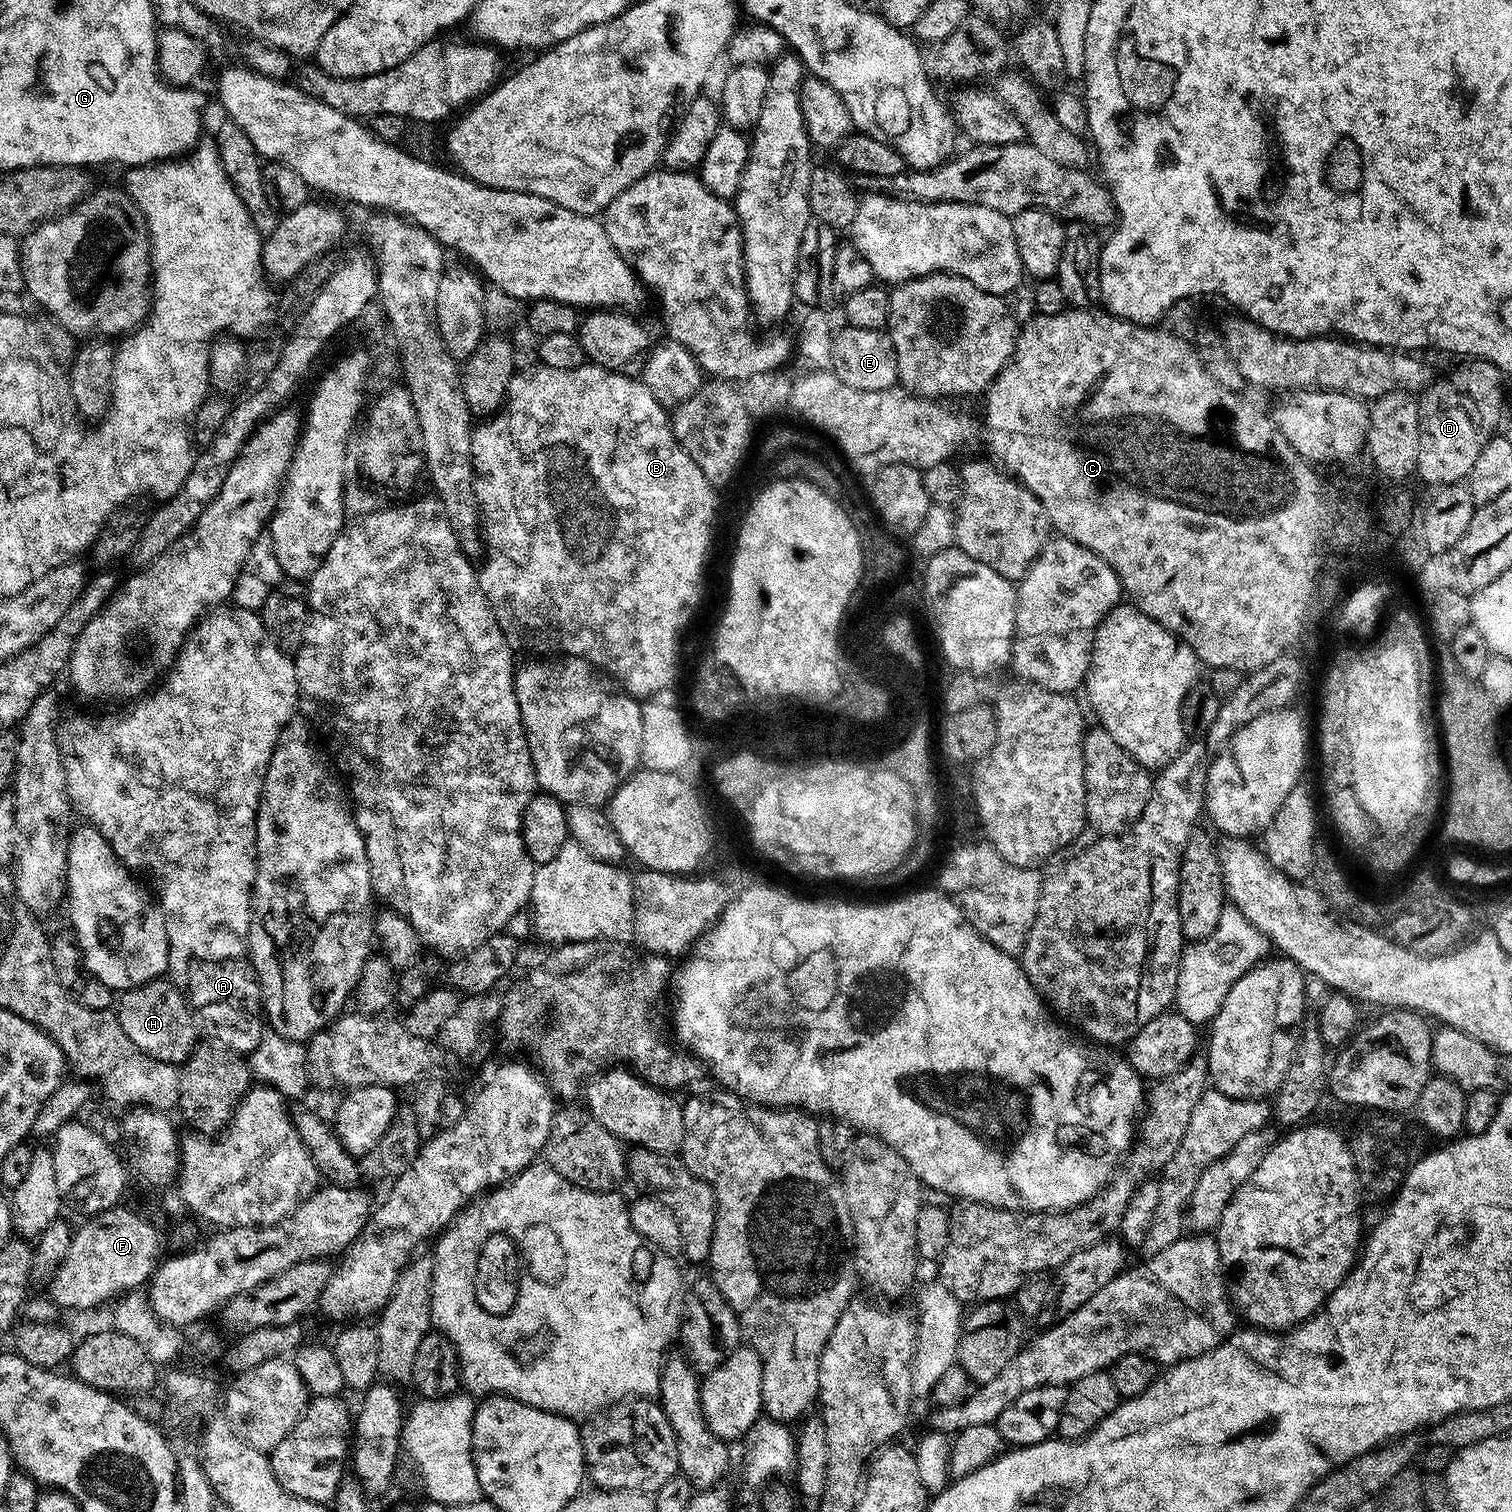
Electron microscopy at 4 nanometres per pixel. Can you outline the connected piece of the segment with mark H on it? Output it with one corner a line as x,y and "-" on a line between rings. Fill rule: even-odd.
161,978
123,989
114,1004
118,1022
122,1022
122,1031
130,1037
130,1042
138,1046
154,1062
183,1065
184,1059
196,1048
198,1021
183,991
176,988
171,979

